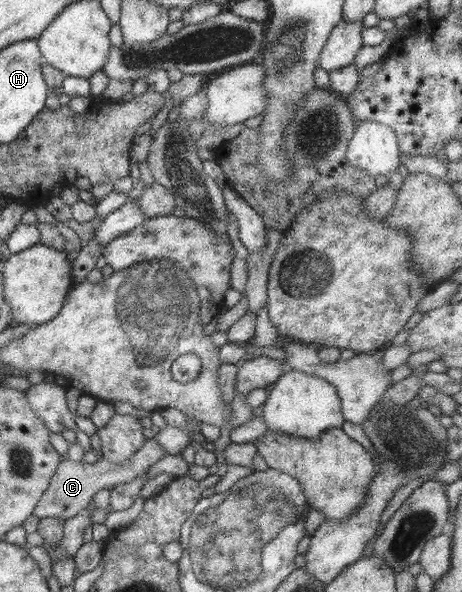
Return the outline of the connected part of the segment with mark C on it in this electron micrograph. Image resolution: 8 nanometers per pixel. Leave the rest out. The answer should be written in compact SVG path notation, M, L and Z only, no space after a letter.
M150 439L144 441L144 446L135 453L134 457L130 459L129 463L124 465L116 465L112 461L108 461L104 458L97 463L88 464L84 462L74 462L70 460L62 461L52 481L46 489L46 492L42 495L38 506L36 507L34 515L36 517L57 517L70 519L81 513L92 502L92 498L102 489L112 489L115 485L128 483L138 476L148 472L148 469L157 463L162 457L166 455L164 448L156 442L156 439Z

